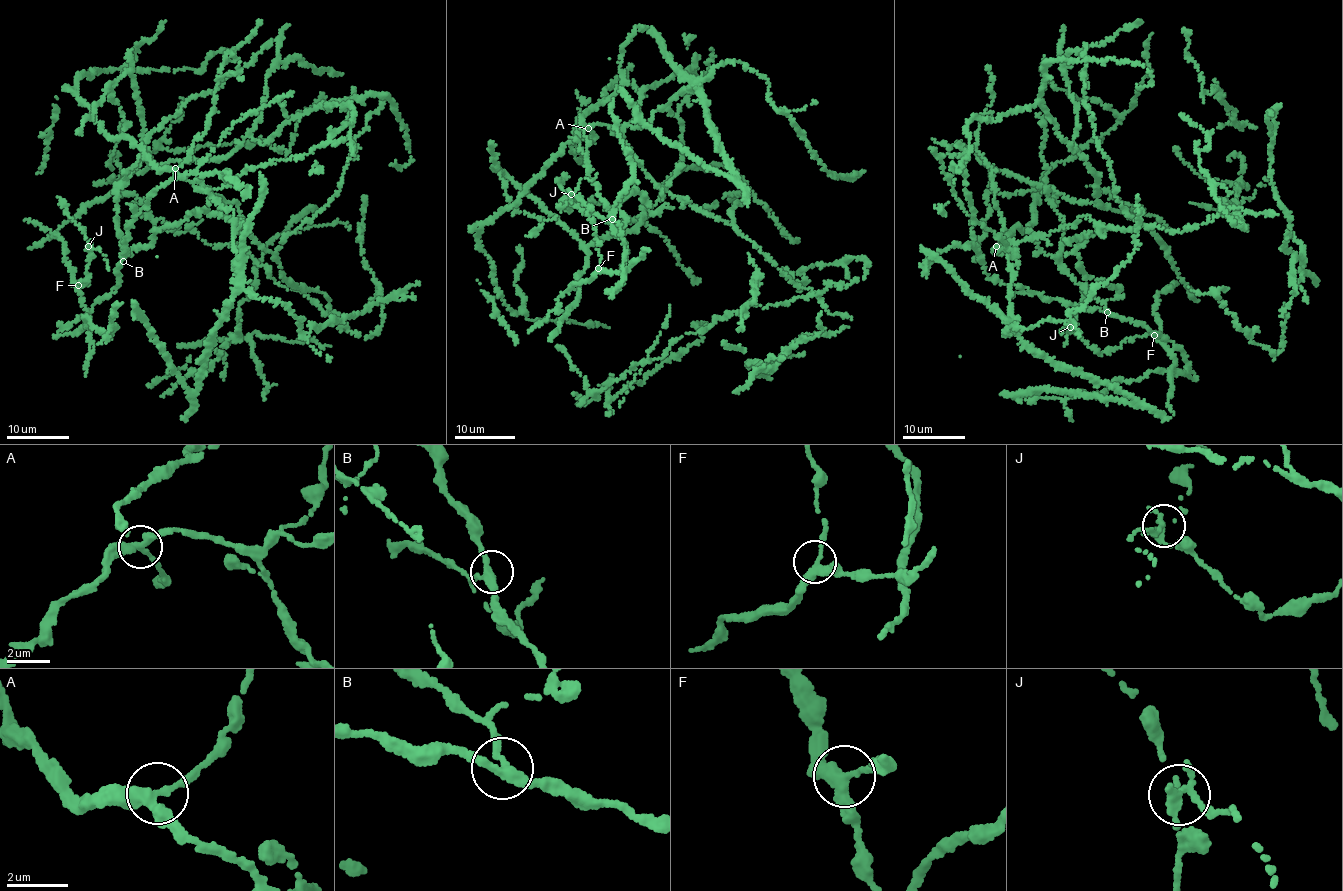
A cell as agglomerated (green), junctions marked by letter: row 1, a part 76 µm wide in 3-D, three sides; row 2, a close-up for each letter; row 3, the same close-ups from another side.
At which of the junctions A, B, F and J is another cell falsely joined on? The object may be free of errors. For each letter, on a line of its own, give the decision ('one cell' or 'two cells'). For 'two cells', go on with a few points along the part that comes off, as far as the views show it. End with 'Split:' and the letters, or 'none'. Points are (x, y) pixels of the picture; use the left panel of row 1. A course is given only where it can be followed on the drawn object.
A: one cell
B: one cell
F: one cell
J: two cells; foreign part runs (89, 246), (84, 230), (69, 217), (58, 196)
Split: J

